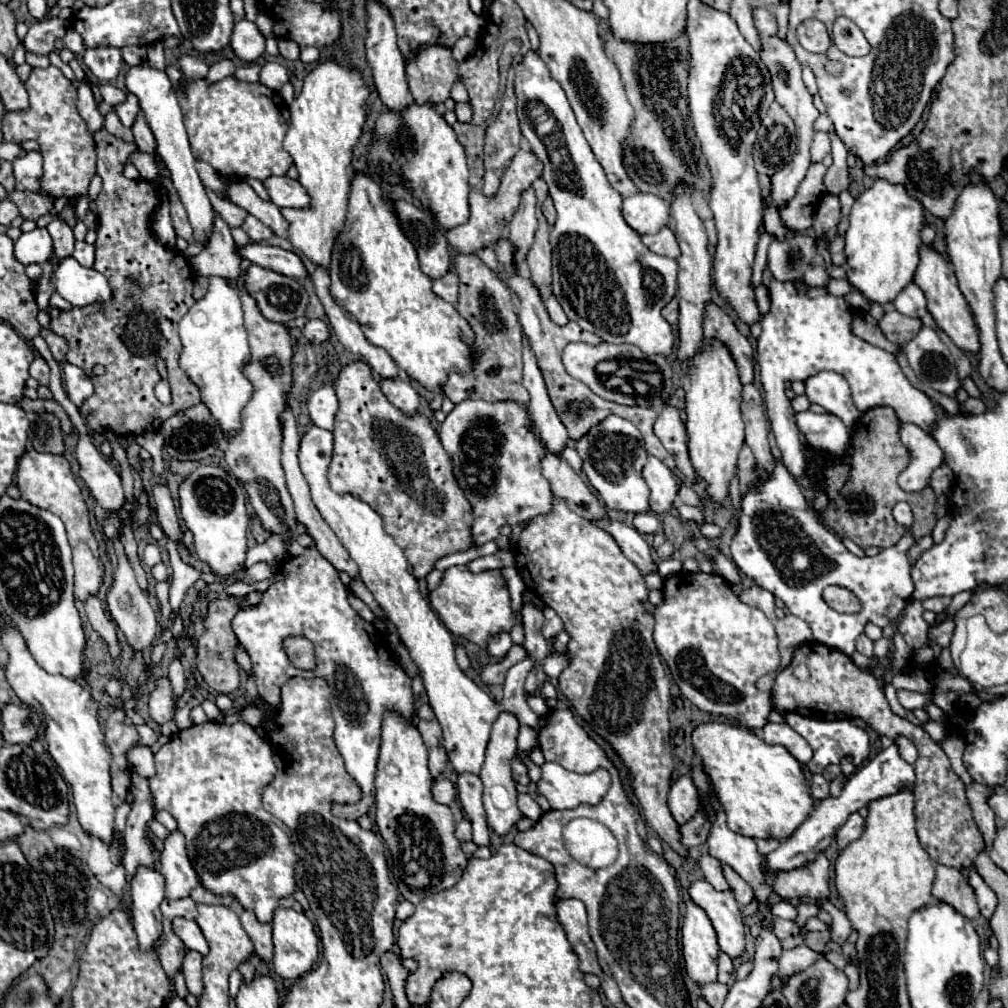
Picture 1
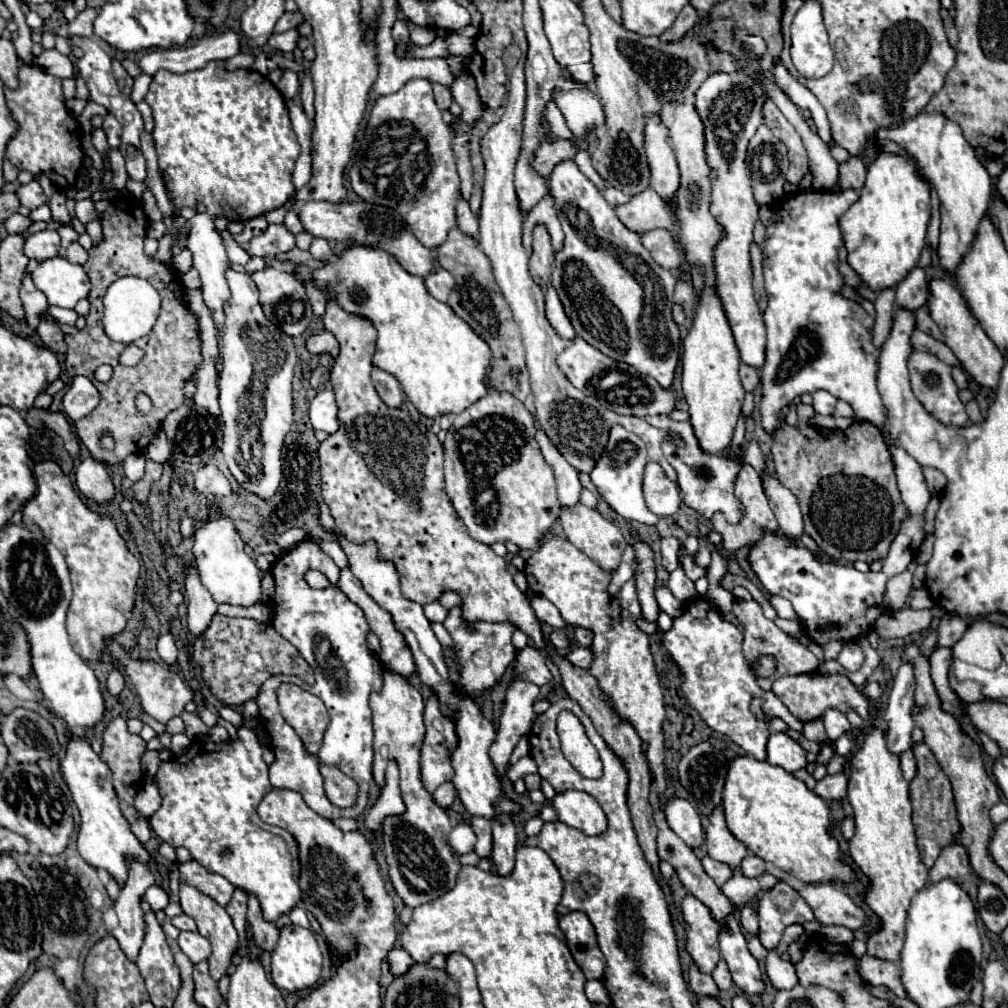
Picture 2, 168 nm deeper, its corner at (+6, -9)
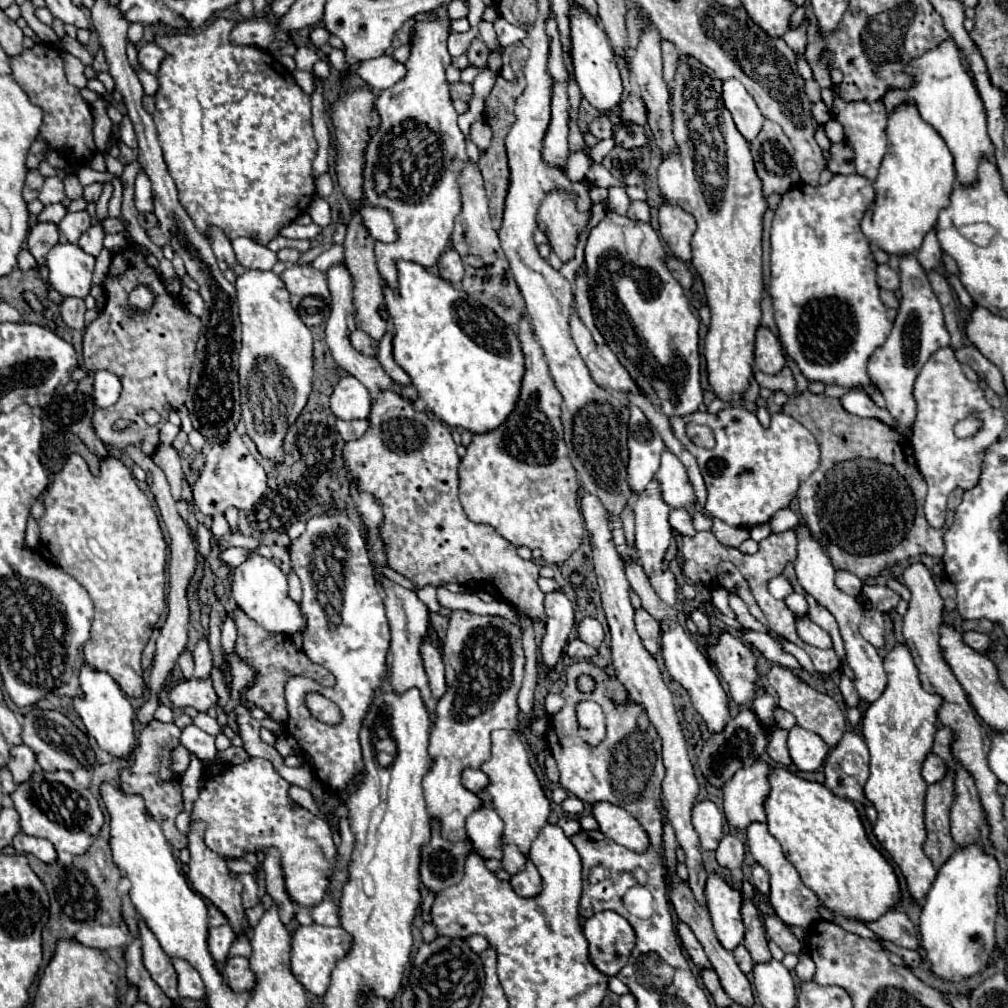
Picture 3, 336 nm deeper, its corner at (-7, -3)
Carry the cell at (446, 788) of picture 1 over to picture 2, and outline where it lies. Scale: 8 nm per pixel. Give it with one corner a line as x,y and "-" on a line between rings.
451,782
441,784
441,786
437,788
437,792
433,794
435,802
437,802
439,806
443,806
443,808
449,808
449,806
451,806
451,802
455,800
455,796
457,796
457,792
455,792
455,786
453,786

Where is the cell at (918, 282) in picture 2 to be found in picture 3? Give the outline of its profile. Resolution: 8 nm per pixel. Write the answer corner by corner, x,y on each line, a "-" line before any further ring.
928,232
920,250
916,250
914,254
920,262
920,266
926,270
926,272
932,272
936,268
940,268
940,260
942,260
942,248
938,246
938,240
936,240
936,232

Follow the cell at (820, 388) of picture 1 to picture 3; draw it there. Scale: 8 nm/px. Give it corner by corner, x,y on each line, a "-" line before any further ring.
850,390
846,394
842,394
838,398
840,406
850,412
850,414
856,414
856,416
868,416
868,418
880,418
884,420
886,424
892,422
890,414
886,408
876,408
874,402
870,400
870,396
866,392
860,392
860,390

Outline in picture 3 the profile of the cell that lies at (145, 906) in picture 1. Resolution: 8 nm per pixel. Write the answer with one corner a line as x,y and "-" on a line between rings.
170,956
170,964
178,976
178,994
184,998
202,1000
206,988
204,988
204,982
202,982
198,970
194,970
194,966
190,966
190,962
186,962
184,958
178,958
178,956

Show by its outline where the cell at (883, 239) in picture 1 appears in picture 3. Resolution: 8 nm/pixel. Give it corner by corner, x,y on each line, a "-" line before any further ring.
902,106
888,116
886,134
888,134
890,150
882,160
878,178
874,180
876,200
862,218
862,232
870,242
874,242
886,254
896,254
896,256
914,254
918,246
922,246
922,238
936,226
936,218
942,206
950,202
950,190
954,188
954,182
956,182
956,172
954,172
954,162
952,162
954,158
946,142
938,136
938,132
932,126
928,126
920,118
918,110
912,106

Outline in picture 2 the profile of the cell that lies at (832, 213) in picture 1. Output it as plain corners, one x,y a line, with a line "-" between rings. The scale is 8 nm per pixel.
797,190
797,192
791,192
789,196
785,196
779,204
773,206
773,214
769,218
769,224
767,224
767,232
765,232
765,248
763,248
763,274
765,274
765,290
767,290
767,298
769,298
769,304
767,304
767,310
763,314
765,318
765,326
767,326
767,360
765,360
765,366
761,368
761,390
763,390
763,400
761,400
761,414
763,414
763,426
769,434
773,434
777,430
777,424
781,424
779,416
781,416
781,408
787,406
795,396
801,396
805,392
817,392
817,390
827,390
831,392
835,398
839,400
845,400
849,402
853,408
855,408
855,418
857,420
867,420
875,426
881,426
885,422
885,408
881,408
881,396
877,396
877,348
873,346
871,342
871,328
875,324
875,318
869,316
861,304
857,302
851,302
847,298
841,296
841,288
845,286
843,282
843,276
841,272
837,270
837,264
839,264
839,258
837,258
837,250
839,246
843,244
843,238
841,238
841,230
839,230
839,218
843,212
849,210
849,206
857,200
857,192
855,190
839,190
839,192
833,192
833,190

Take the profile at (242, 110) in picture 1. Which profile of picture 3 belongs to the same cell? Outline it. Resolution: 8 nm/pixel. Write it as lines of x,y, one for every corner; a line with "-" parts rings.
226,18
214,20
204,32
196,34
180,34
180,36
164,36
156,38
156,44
168,52
168,58
162,62
156,78
158,78
158,92
156,92
156,110
154,110
154,124
158,130
158,140
164,152
164,160
168,166
168,172
178,188
178,198
190,218
194,220
196,228
206,234
206,228
210,224
224,230
224,234
234,240
238,236
248,236
260,244
266,244
274,236
278,236
278,230
292,220
296,220
300,214
304,214
316,194
314,190
314,176
312,176
312,160
316,158
318,142
312,134
312,122
310,122
310,96
302,92
302,88
296,84
294,76
266,50
258,50
252,46
236,46
228,40
230,30
236,22
230,22

